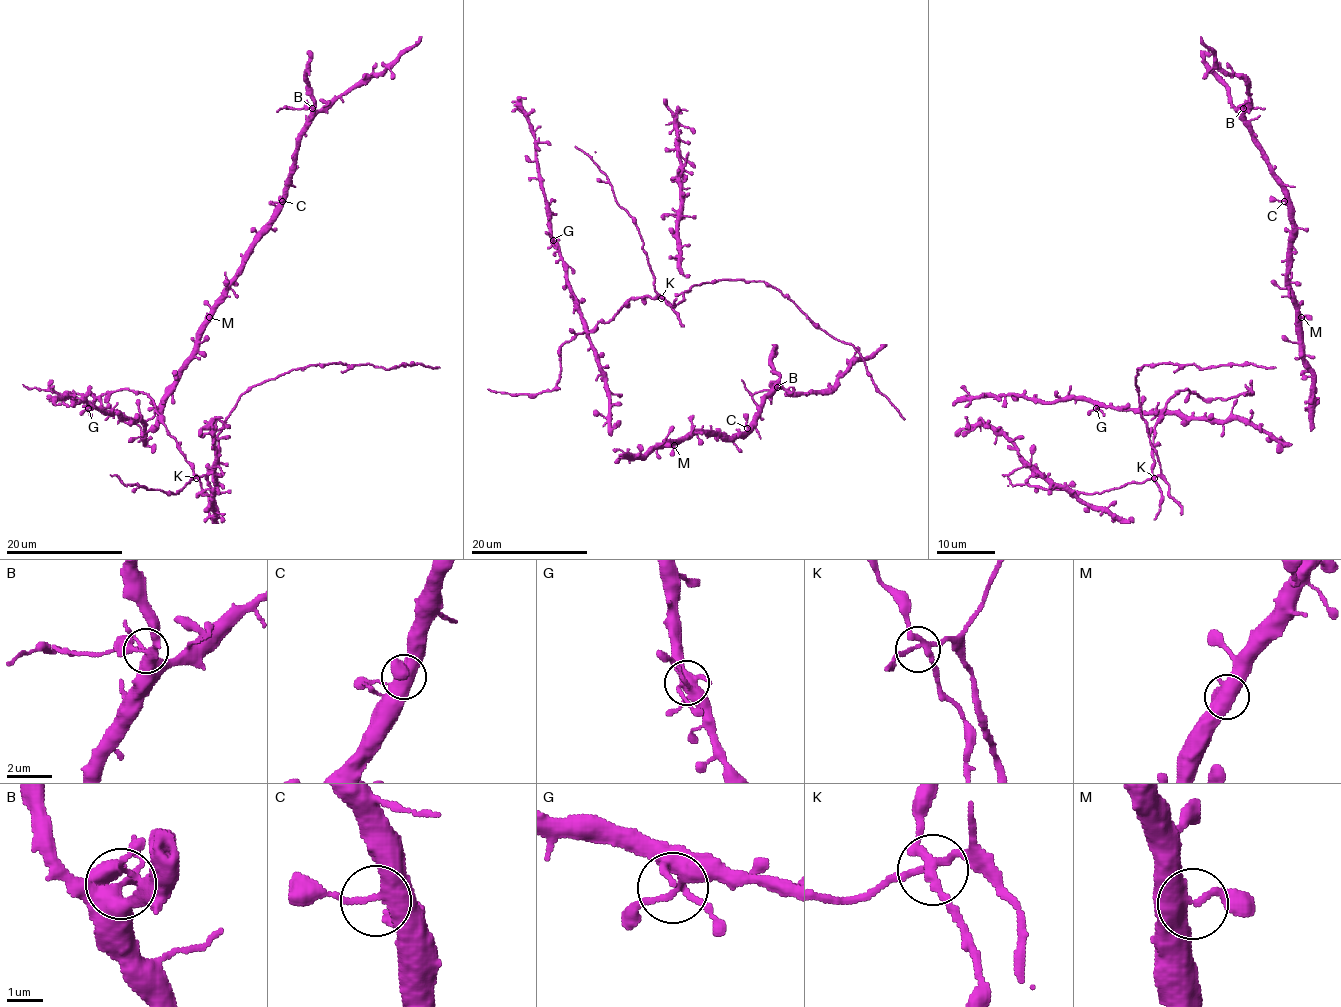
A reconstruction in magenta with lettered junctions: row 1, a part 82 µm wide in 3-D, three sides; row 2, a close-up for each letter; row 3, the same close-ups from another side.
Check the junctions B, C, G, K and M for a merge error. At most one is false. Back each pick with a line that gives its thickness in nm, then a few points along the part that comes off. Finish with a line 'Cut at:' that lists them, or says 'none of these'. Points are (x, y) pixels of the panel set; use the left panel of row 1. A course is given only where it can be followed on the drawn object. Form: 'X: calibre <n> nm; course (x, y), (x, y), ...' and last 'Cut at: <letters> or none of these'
B: calibre 360 nm; course (312, 107), (288, 107), (276, 112)
Cut at: B

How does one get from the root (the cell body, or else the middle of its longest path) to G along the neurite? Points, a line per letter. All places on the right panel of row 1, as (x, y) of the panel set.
G: (1237, 419), (1199, 419), (1177, 414), (1096, 408)

